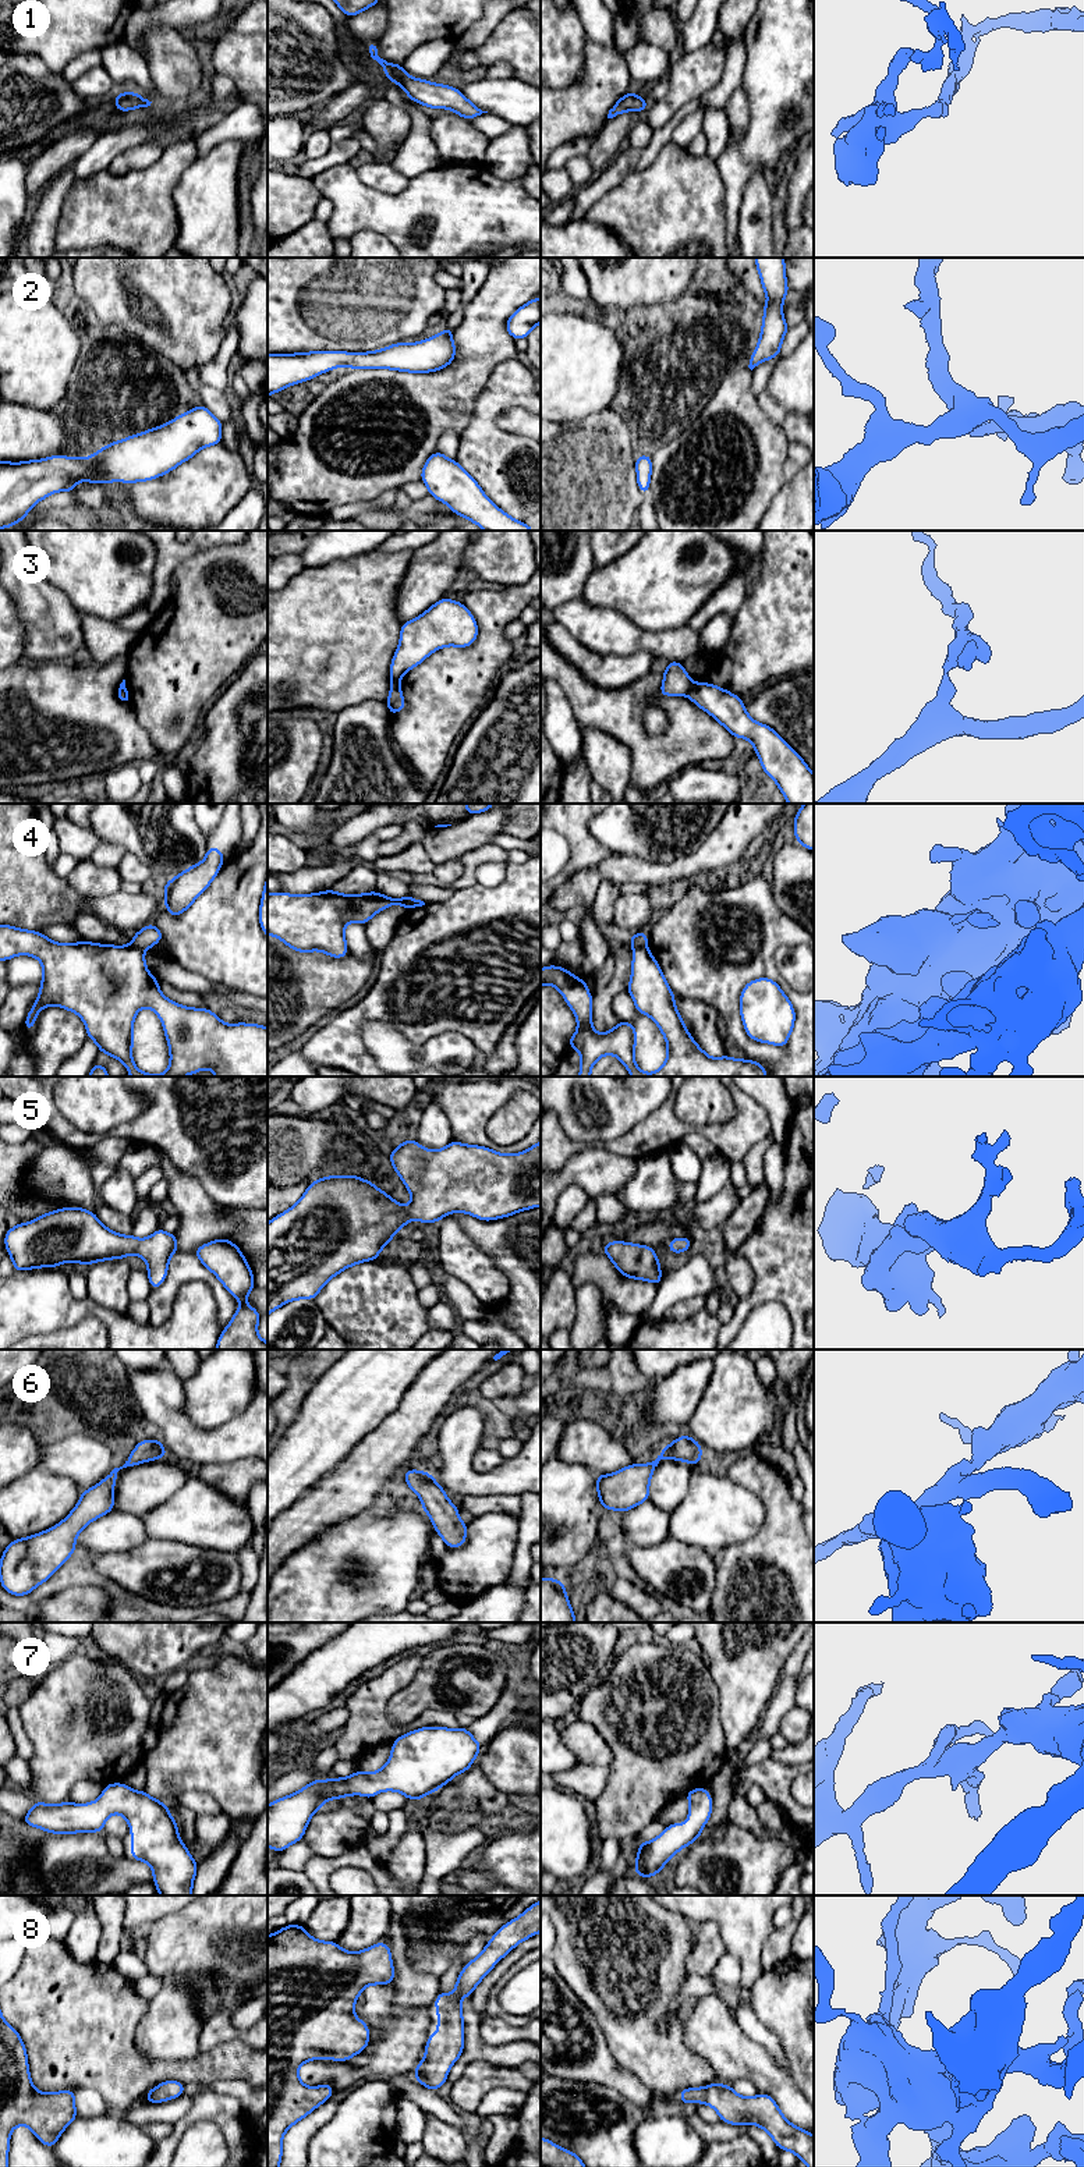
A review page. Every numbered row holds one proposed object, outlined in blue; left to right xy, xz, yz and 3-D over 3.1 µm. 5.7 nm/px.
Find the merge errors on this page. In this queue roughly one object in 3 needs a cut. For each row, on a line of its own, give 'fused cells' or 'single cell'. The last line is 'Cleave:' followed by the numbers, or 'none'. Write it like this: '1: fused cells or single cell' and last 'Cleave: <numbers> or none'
1: single cell
2: single cell
3: fused cells
4: fused cells
5: single cell
6: single cell
7: single cell
8: single cell
Cleave: 3, 4

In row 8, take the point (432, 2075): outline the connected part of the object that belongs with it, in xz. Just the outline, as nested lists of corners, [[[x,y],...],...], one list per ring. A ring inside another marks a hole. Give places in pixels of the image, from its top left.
[[[541,1900],[502,1926],[483,1951],[463,1968],[451,1997],[446,1992],[438,1994],[433,2005],[438,2010],[438,2033],[428,2035],[425,2058],[414,2071],[421,2085],[436,2092],[447,2081],[449,2068],[461,2057],[465,2028],[463,1997],[472,1996],[477,1985],[507,1953],[539,1932]]]

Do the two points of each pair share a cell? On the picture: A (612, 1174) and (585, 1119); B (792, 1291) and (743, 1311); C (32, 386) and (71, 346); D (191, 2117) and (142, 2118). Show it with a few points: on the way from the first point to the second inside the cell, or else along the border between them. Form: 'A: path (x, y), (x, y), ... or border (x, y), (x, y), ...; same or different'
A: border (599, 1144), (584, 1146); different
B: path (779, 1291), (762, 1291), (755, 1298); same
C: path (41, 376), (62, 355); same
D: border (194, 2096), (190, 2110), (174, 2124); different

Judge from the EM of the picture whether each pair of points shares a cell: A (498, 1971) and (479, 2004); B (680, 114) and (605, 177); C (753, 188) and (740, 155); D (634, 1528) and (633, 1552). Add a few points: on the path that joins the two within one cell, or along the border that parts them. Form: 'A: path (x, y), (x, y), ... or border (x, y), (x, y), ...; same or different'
A: path (491, 1979), (479, 1996); same
B: path (665, 134), (643, 158), (629, 160), (624, 165); same
C: border (764, 174), (753, 174), (747, 181), (740, 210); different
D: border (665, 1538), (651, 1546), (629, 1546); different

